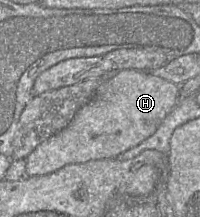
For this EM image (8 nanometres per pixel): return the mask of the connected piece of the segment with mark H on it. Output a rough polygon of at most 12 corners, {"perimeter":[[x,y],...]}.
{"perimeter":[[113,72],[25,158],[30,177],[116,158],[155,133],[179,87]]}

